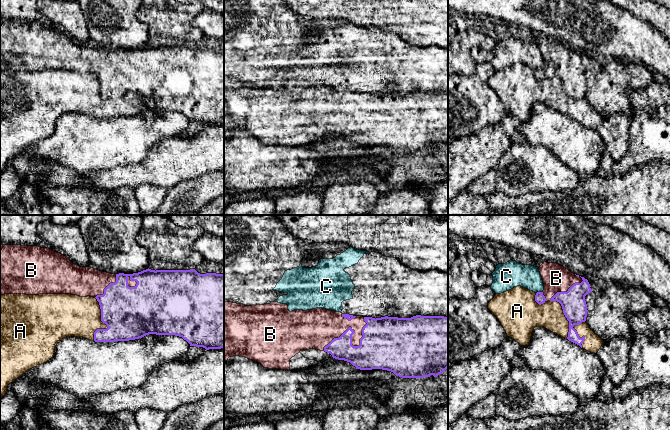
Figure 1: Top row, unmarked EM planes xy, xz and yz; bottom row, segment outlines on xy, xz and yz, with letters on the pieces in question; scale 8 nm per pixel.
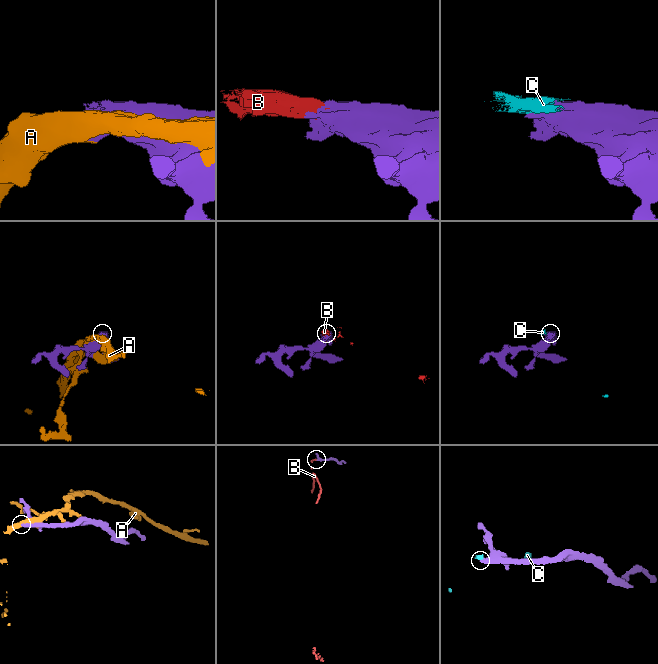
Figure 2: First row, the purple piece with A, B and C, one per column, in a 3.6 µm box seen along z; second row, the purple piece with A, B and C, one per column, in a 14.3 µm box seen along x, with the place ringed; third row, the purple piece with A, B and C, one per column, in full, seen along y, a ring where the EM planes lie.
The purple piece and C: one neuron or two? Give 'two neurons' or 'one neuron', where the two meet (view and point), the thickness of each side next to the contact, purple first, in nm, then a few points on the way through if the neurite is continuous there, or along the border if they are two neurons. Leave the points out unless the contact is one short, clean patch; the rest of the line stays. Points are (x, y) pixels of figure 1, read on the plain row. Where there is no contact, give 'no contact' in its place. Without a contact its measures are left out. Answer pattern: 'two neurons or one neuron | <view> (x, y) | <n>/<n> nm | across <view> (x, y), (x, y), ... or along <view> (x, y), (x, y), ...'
two neurons | yz (538, 68) | 80/200 nm

